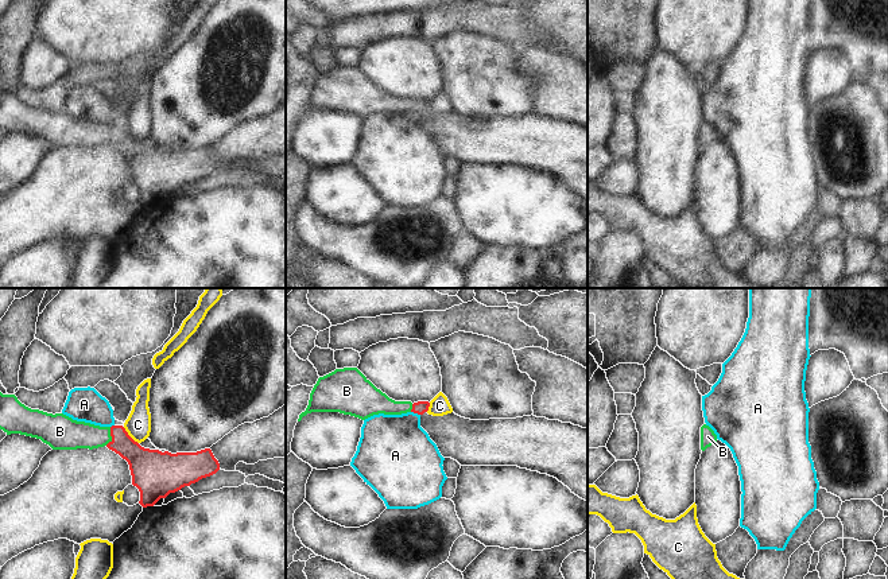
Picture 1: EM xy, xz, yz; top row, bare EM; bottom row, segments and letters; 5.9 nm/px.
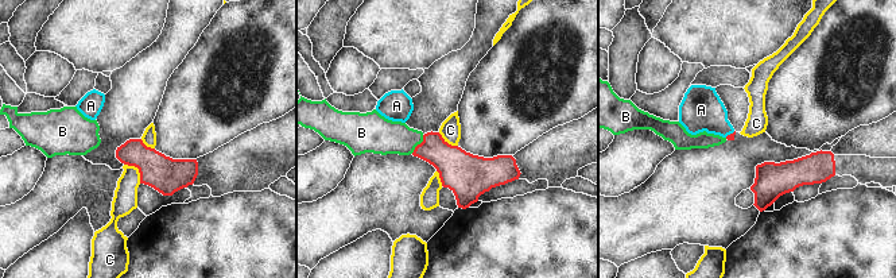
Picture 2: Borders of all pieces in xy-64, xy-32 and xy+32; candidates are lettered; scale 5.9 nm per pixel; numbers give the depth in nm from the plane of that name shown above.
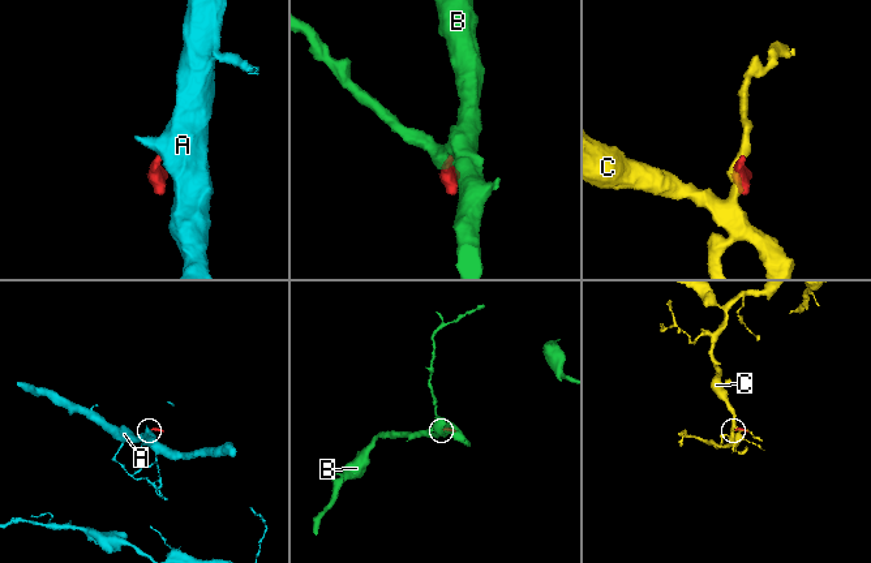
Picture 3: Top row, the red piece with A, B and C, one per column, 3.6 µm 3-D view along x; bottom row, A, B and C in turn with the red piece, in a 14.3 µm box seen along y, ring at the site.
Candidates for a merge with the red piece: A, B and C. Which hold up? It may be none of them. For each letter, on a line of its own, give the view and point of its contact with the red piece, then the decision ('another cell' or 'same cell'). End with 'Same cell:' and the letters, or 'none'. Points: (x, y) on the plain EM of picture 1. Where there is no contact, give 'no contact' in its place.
A: xz (415, 111) | another cell
B: xy (111, 133) | same cell
C: xy (128, 133) | another cell
Same cell: B

